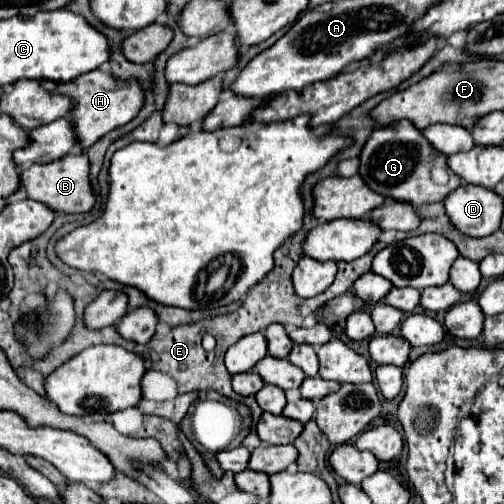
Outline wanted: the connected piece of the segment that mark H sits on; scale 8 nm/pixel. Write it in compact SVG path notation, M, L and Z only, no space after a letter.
M93 70L89 74L83 74L81 78L75 78L73 82L57 84L57 94L69 94L73 100L73 124L77 130L77 140L83 148L93 146L99 138L103 138L107 132L131 122L141 108L145 106L145 90L137 78L127 80L115 80L111 72Z

